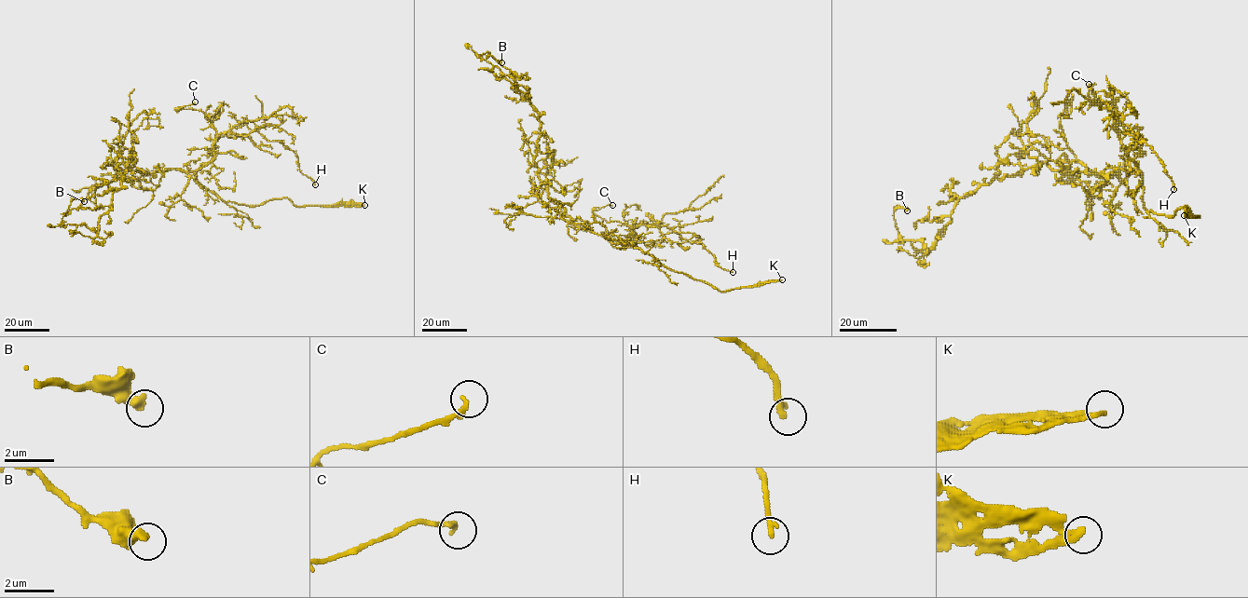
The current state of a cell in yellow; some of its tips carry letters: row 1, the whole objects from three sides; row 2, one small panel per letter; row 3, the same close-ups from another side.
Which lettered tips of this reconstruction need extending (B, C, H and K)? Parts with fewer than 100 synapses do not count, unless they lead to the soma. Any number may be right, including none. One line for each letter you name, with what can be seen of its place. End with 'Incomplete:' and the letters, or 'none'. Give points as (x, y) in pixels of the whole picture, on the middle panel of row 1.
K: place (782, 279)
Incomplete: K

